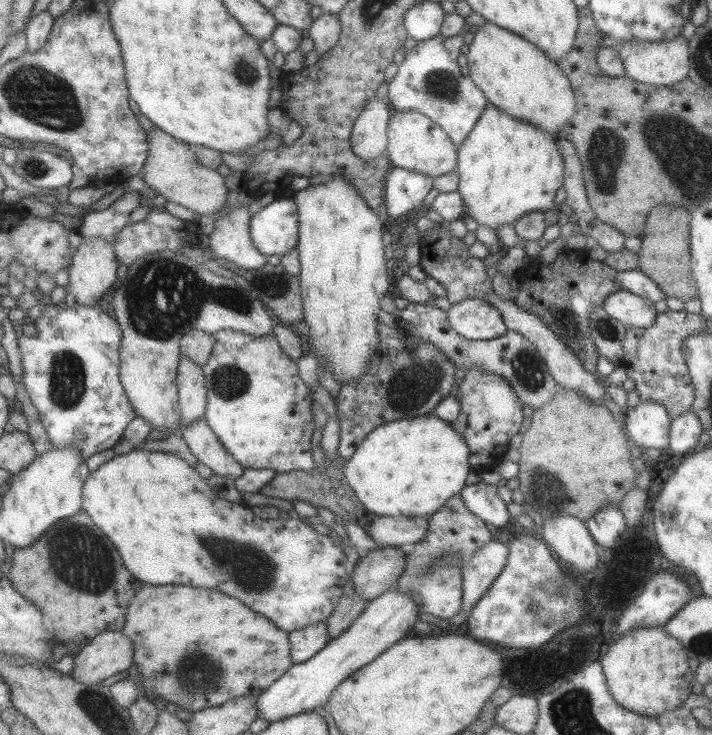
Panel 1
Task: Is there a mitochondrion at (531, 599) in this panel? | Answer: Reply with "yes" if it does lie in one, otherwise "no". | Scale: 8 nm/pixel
yes

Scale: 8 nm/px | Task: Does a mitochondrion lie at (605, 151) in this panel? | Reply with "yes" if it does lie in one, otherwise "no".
yes

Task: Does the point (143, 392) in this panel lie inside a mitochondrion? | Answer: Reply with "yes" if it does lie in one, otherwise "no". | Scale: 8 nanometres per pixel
no

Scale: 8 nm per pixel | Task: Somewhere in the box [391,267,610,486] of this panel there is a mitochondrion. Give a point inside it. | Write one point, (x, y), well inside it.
(526, 368)

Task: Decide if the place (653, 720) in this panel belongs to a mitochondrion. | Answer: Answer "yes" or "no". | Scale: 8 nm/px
no

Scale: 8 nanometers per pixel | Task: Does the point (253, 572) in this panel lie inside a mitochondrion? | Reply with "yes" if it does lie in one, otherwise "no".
yes

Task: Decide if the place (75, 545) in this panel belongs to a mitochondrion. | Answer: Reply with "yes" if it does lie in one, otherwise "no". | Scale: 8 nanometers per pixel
yes

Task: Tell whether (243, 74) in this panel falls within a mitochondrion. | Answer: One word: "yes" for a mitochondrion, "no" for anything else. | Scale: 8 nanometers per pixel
yes

